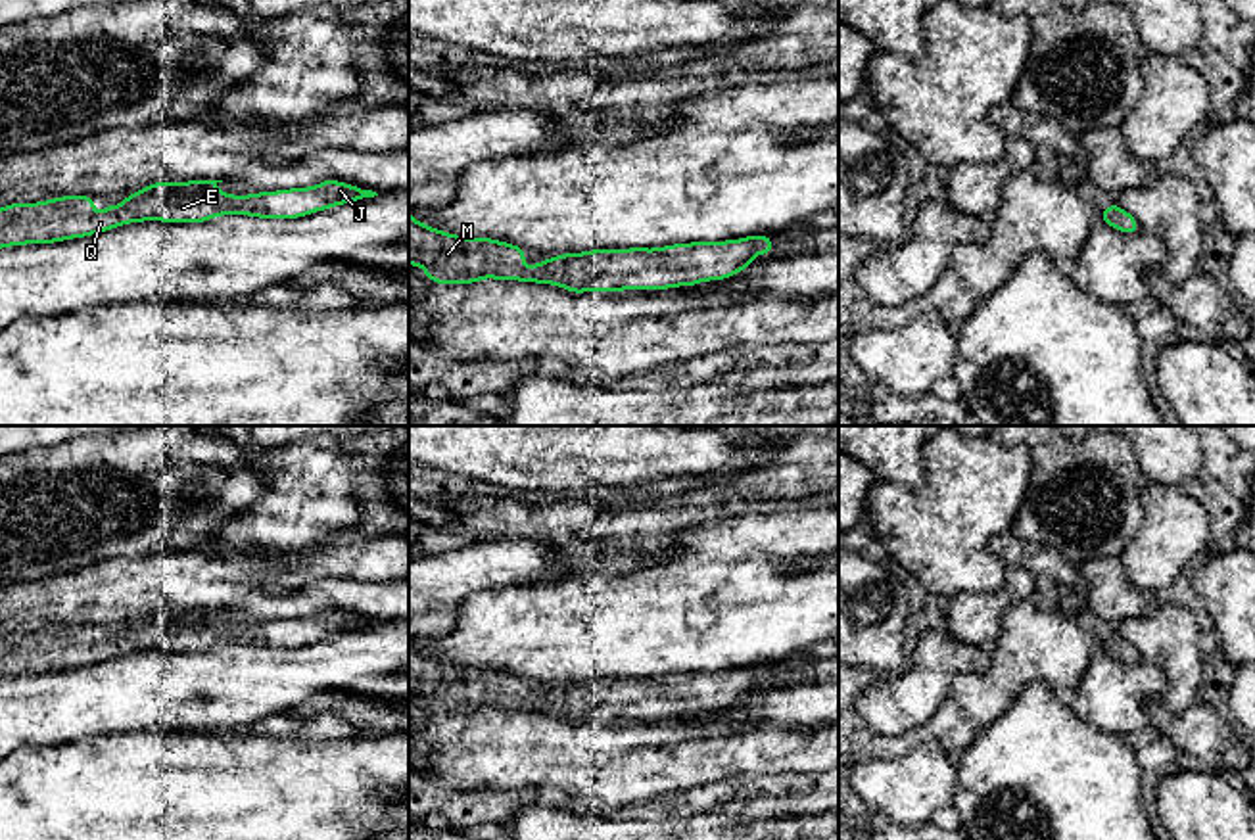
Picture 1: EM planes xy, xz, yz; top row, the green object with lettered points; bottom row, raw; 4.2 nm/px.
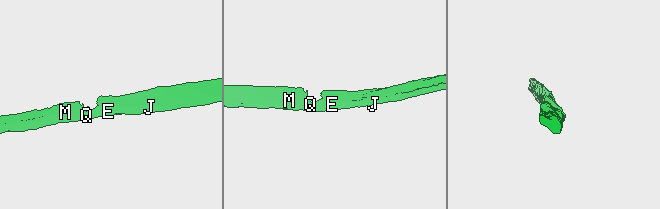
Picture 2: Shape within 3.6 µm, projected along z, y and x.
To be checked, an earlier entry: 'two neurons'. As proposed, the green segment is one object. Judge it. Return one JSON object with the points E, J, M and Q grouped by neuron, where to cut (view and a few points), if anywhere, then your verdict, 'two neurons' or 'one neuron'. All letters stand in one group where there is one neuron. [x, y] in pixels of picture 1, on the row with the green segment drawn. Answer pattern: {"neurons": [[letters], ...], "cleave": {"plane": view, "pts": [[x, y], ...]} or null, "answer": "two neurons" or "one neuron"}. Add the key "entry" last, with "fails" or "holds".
{"neurons": [["E", "J", "M", "Q"]], "cleave": null, "answer": "one neuron", "entry": "fails"}

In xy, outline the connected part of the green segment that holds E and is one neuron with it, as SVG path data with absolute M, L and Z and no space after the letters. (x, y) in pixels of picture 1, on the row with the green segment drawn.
M332 178L311 188L251 196L217 192L219 182L223 180L155 182L129 194L119 207L109 203L102 213L92 209L92 196L12 203L0 209L0 247L63 242L142 221L203 222L219 215L297 219L378 196Z

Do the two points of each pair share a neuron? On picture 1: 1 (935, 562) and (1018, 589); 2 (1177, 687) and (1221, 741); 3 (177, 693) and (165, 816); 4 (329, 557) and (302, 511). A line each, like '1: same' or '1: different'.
1: different
2: different
3: different
4: different

